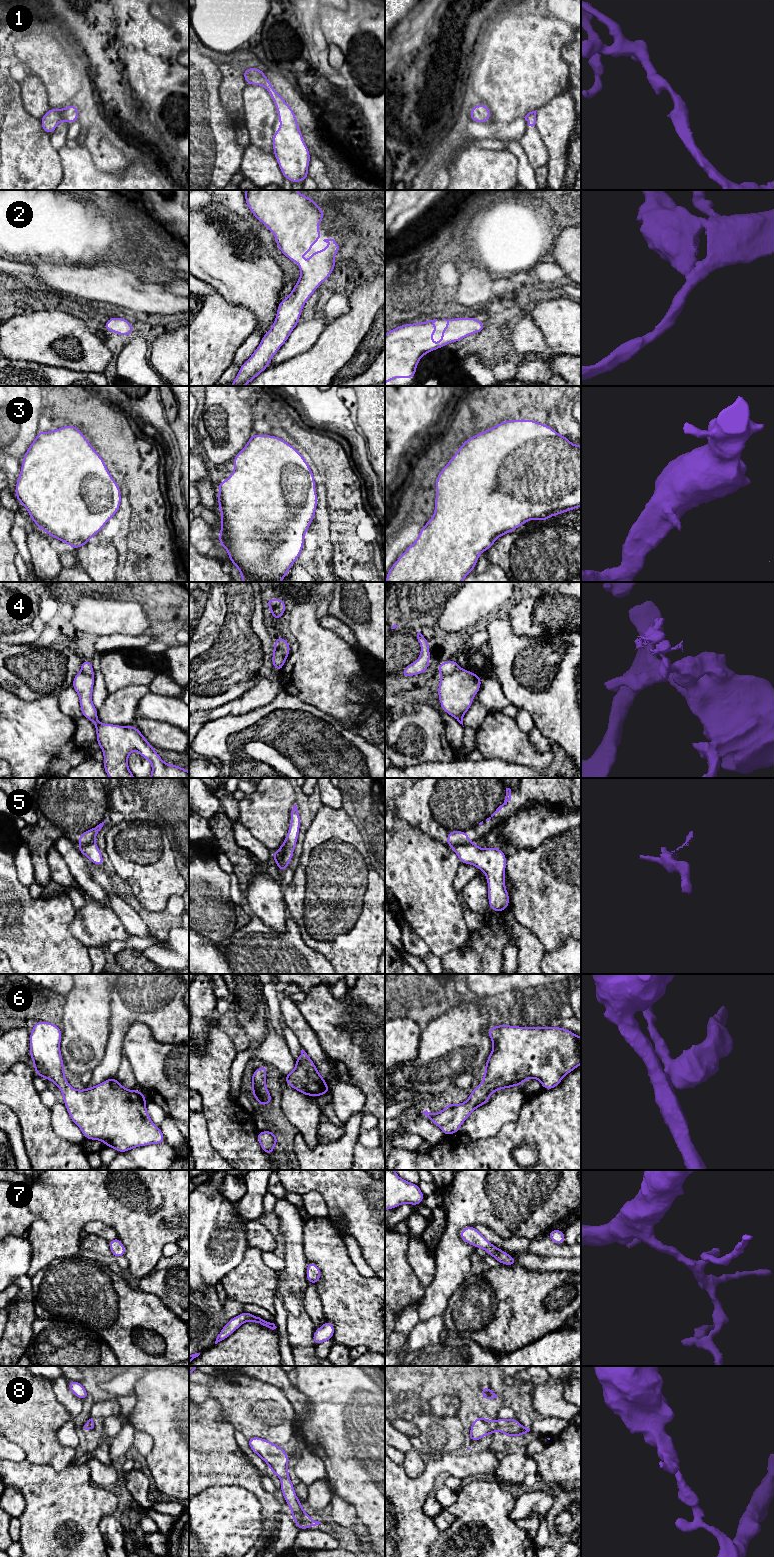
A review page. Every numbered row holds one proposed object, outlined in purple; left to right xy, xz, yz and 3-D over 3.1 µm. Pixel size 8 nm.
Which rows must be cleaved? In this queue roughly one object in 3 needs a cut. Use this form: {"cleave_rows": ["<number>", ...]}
{"cleave_rows": ["4", "5"]}

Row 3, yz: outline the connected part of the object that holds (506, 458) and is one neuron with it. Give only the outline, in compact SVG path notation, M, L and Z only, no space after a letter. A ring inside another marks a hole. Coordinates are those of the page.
M507 420L491 429L481 432L467 439L460 449L450 459L448 464L440 471L436 478L436 499L434 517L431 518L420 530L416 541L394 562L386 575L386 582L462 582L465 577L473 572L479 560L478 555L486 552L502 535L511 533L529 520L546 519L575 510L581 506L581 445L573 445L564 435L558 434L553 428L535 420Z

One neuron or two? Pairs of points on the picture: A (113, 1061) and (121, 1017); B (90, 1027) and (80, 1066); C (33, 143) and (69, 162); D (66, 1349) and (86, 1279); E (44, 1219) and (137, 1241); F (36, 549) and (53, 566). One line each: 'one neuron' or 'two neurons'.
A: one neuron
B: one neuron
C: two neurons
D: two neurons
E: one neuron
F: one neuron

